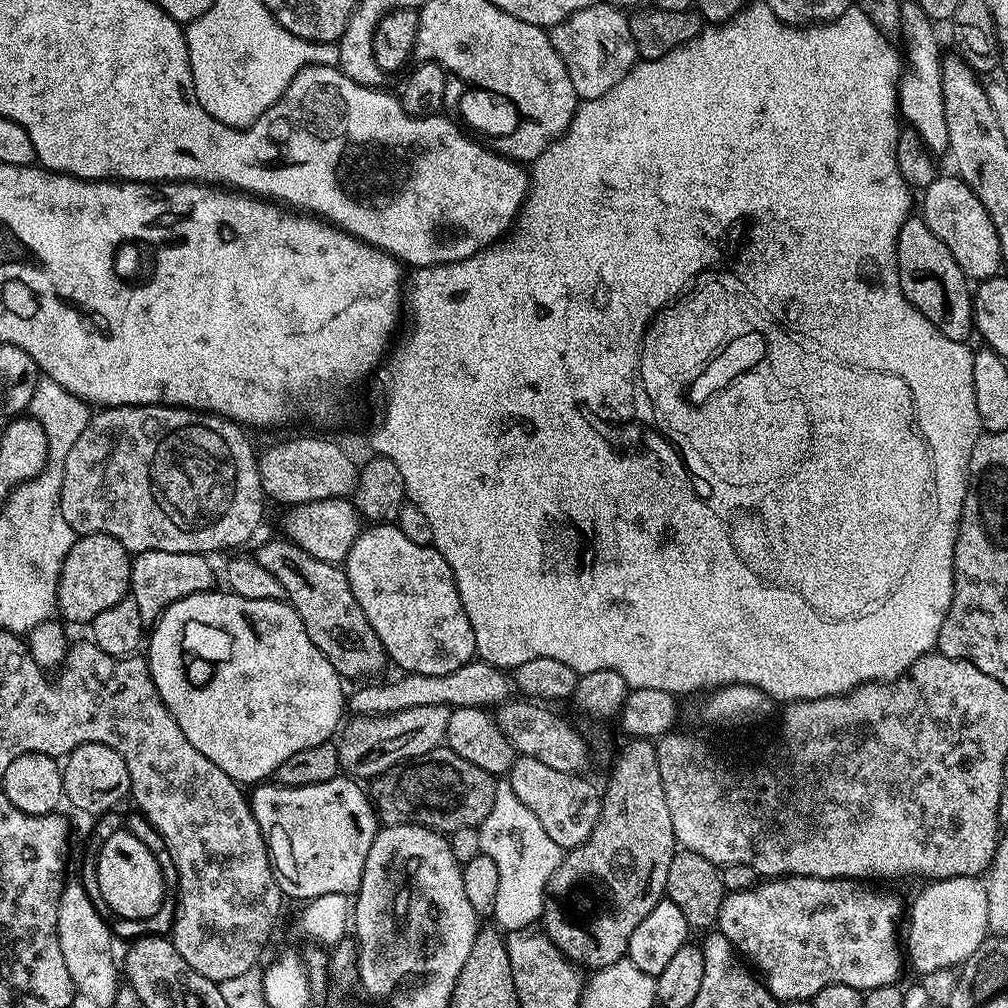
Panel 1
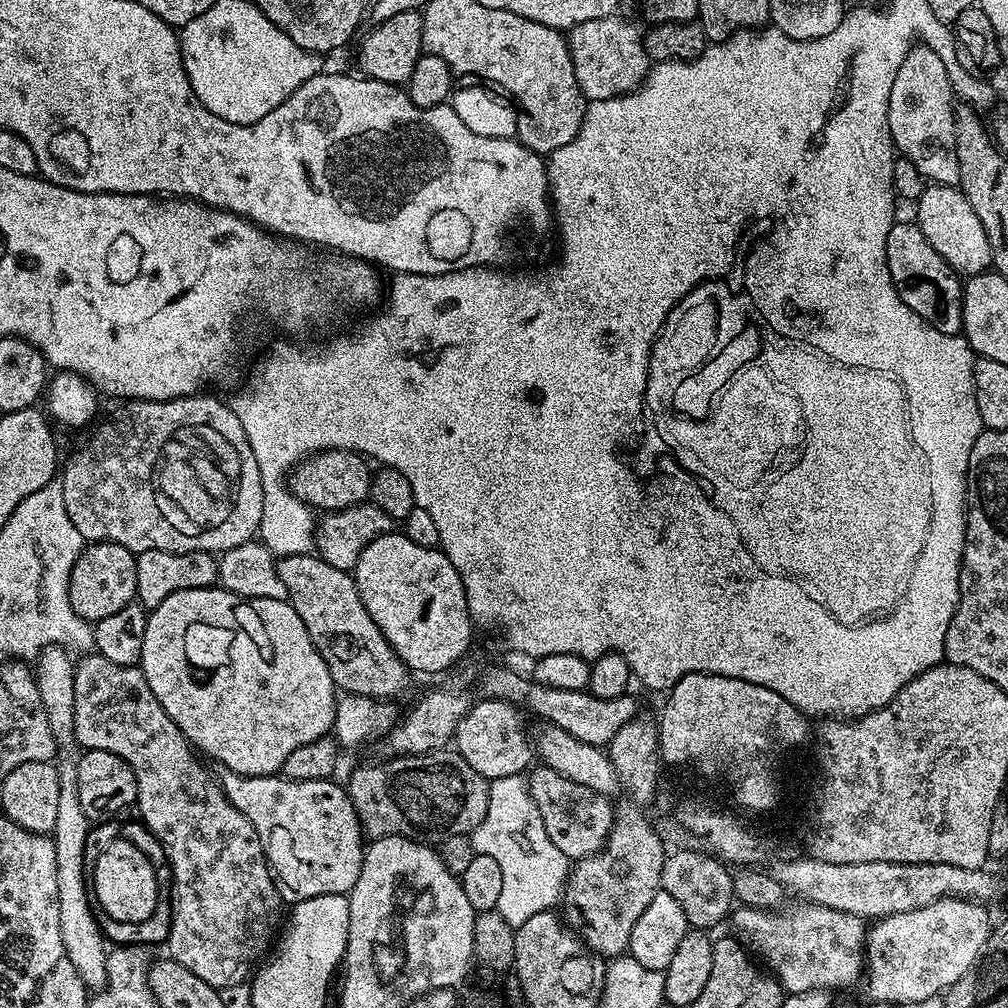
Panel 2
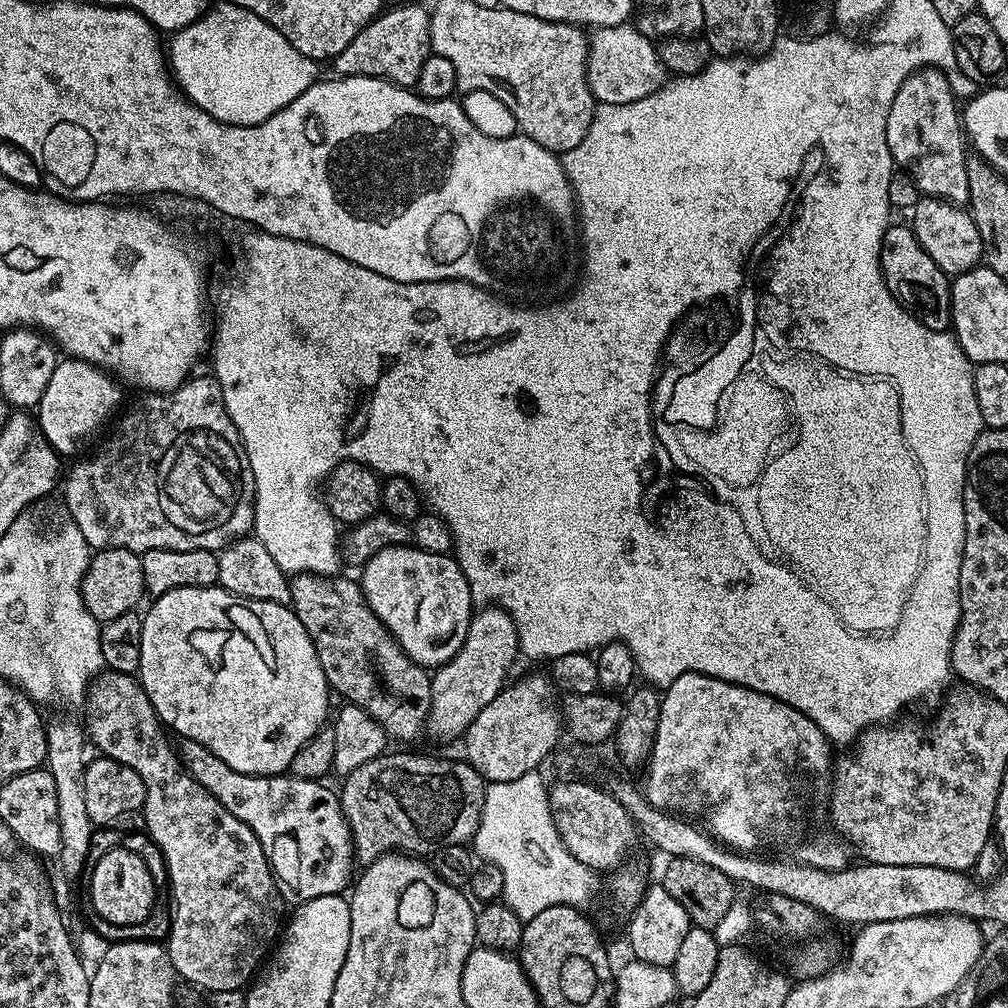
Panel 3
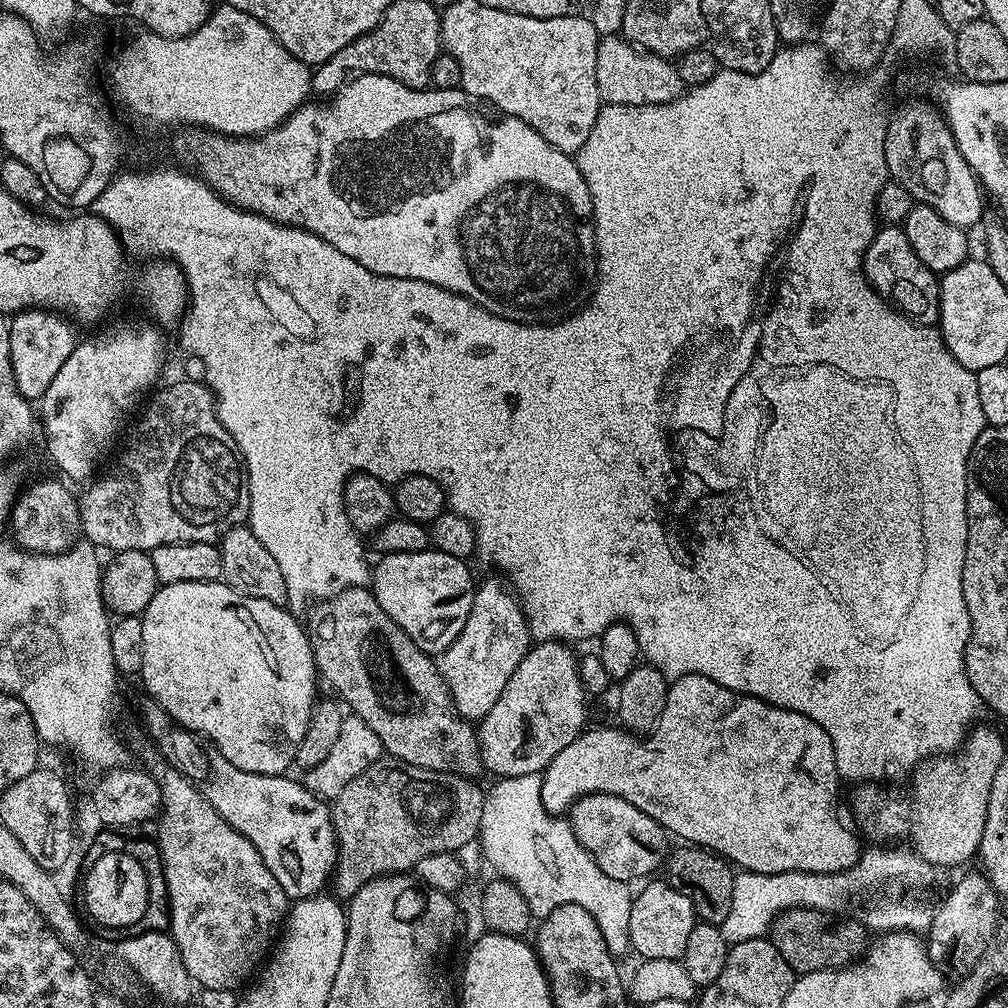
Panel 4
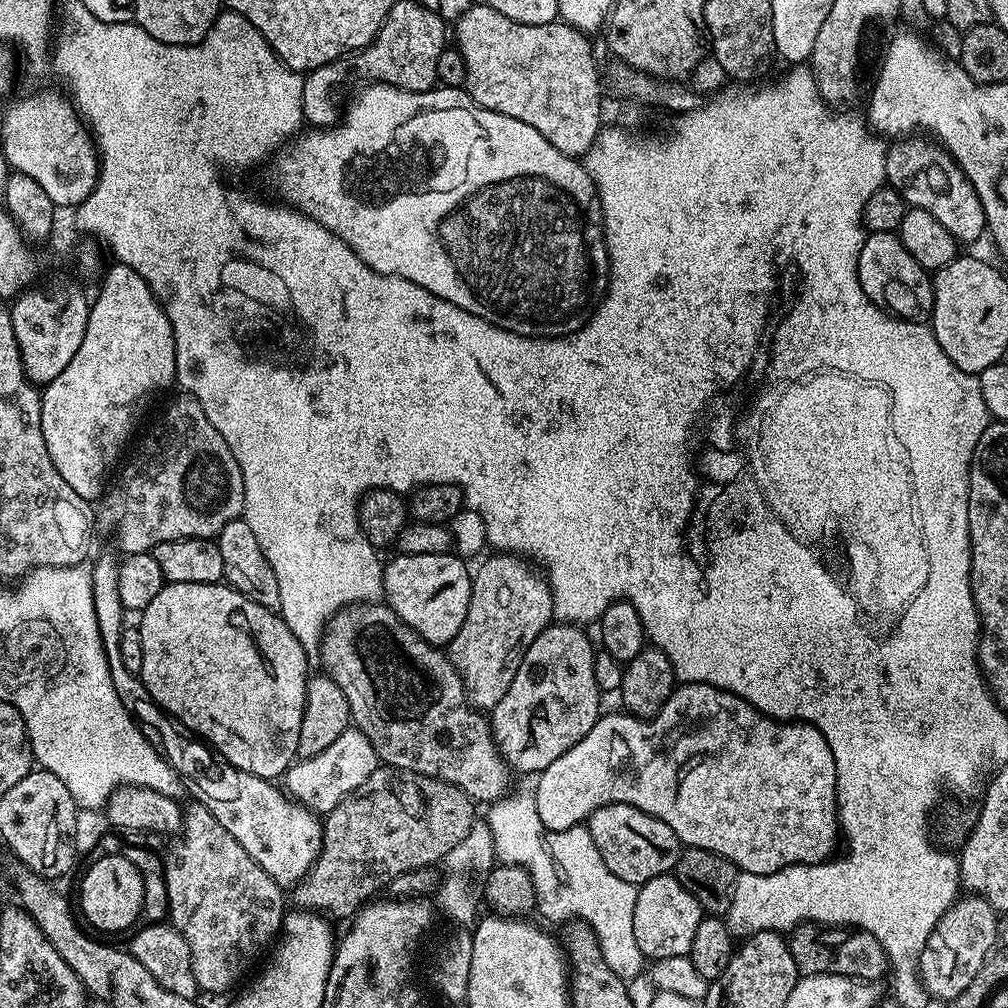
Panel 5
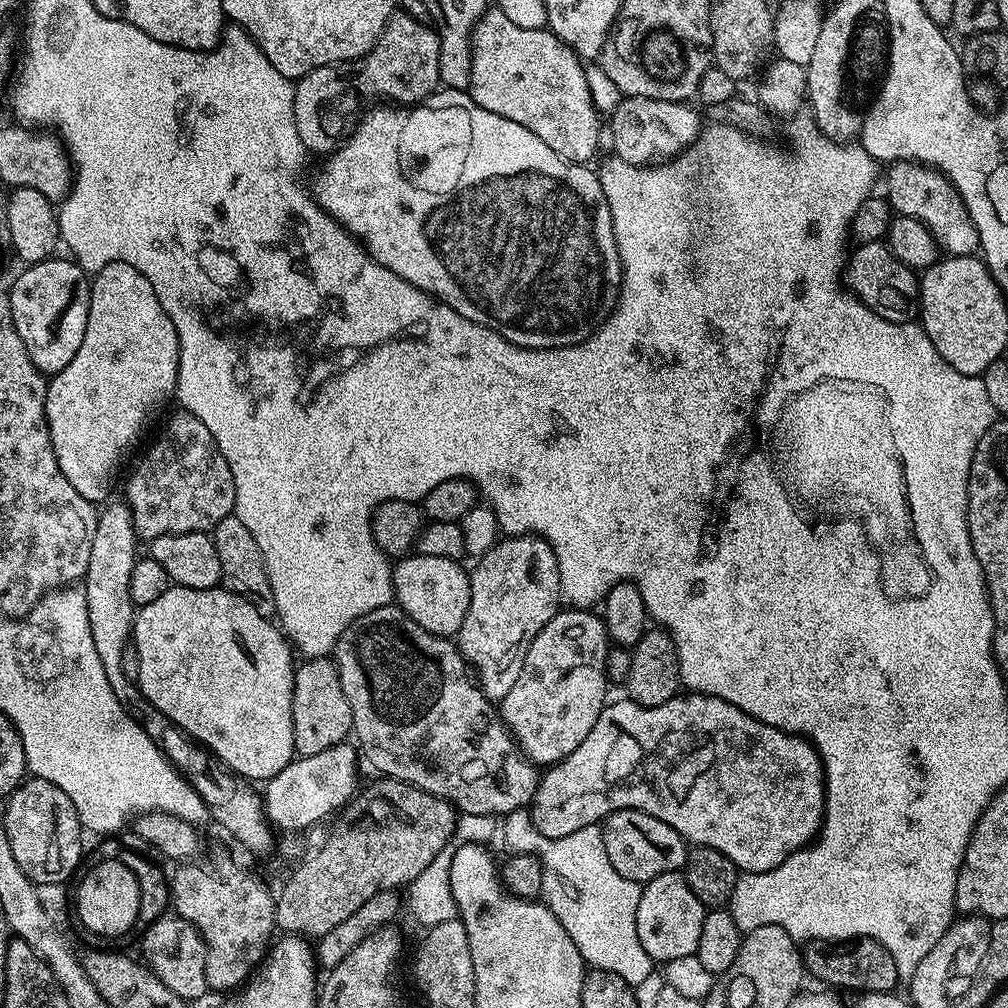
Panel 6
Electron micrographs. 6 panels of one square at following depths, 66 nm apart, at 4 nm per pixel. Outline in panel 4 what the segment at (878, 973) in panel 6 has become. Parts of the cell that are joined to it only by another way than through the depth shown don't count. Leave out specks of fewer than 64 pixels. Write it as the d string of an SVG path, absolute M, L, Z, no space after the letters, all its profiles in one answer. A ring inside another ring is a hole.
M791 908L776 917L770 929L772 945L786 958L797 974L821 972L827 968L847 968L868 951L870 928L856 920L840 920L839 915L819 912L813 908Z

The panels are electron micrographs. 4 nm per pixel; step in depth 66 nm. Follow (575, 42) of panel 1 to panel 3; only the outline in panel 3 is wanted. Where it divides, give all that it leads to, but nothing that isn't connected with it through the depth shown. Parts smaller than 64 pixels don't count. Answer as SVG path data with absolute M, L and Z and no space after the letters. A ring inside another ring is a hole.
M631 23L596 28L588 36L588 85L600 104L638 102L638 98L654 94L664 83L666 69L657 45Z

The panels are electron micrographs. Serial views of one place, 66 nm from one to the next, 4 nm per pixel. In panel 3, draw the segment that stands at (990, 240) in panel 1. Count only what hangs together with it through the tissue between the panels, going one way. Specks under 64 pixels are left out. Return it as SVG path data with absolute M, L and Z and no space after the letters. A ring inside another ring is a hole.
M923 195L911 209L910 216L910 227L922 250L926 250L926 254L938 262L938 266L949 278L958 277L981 263L984 254L982 234L969 211L961 205Z

